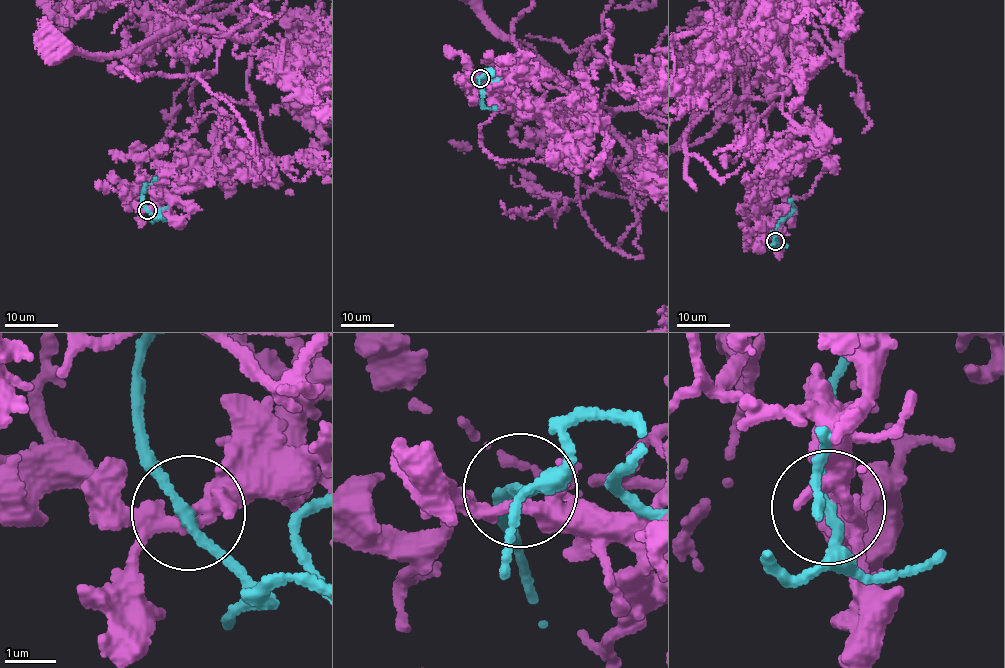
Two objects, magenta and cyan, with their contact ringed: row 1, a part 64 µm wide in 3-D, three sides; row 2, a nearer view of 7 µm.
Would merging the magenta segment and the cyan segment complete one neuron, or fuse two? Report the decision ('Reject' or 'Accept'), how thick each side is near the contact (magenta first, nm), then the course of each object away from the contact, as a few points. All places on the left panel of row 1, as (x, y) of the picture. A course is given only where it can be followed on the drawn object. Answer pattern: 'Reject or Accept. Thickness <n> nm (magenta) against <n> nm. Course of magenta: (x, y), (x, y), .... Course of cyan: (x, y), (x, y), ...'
Accept. Thickness 280 nm (magenta) against 180 nm. Course of magenta: (147, 211), (158, 181), (215, 168), (228, 120), (200, 121), (190, 91), (221, 28), (105, 55), (43, 43). Course of cyan: (147, 210), (142, 194), (145, 185), (155, 178)

